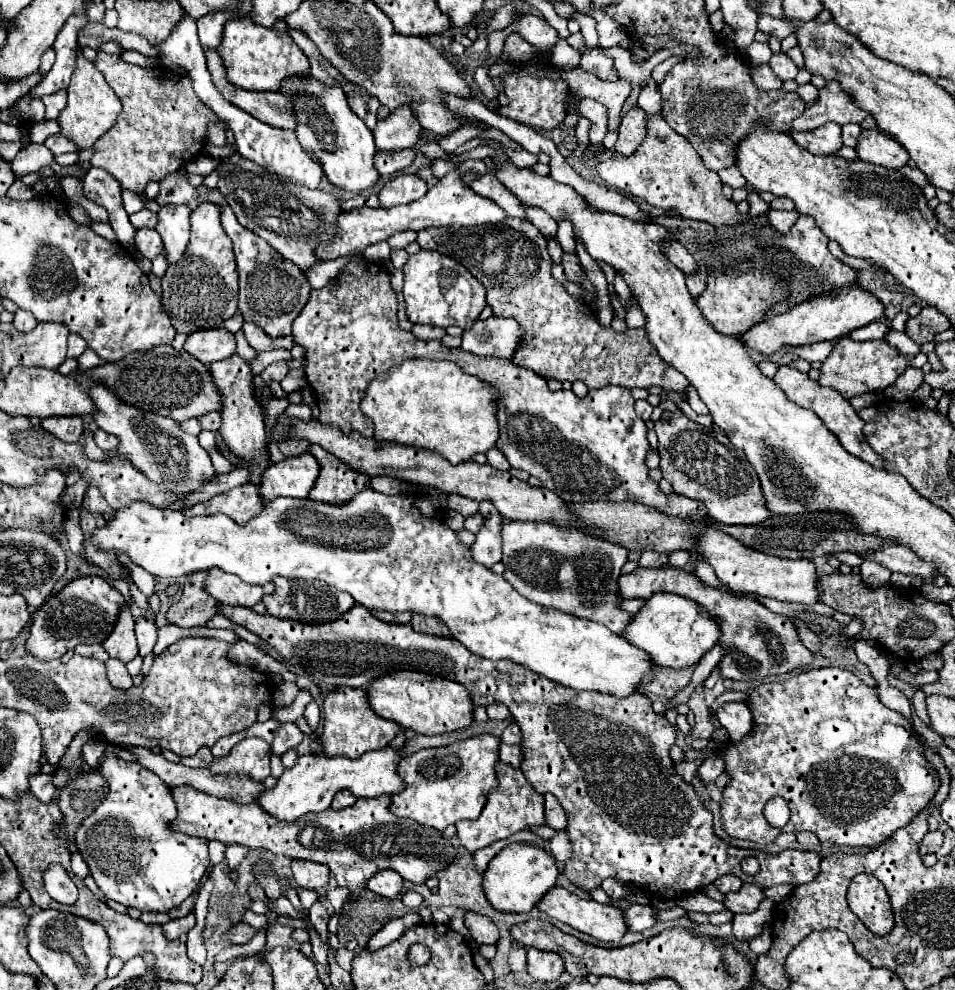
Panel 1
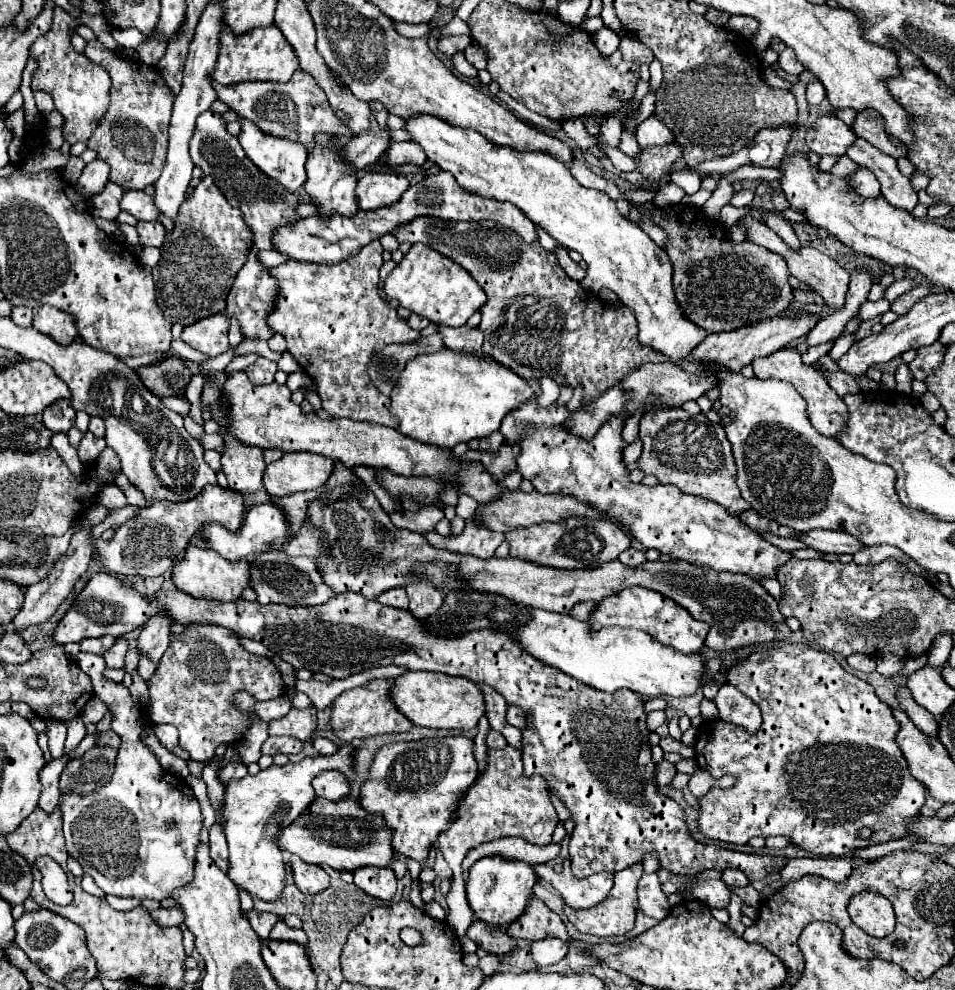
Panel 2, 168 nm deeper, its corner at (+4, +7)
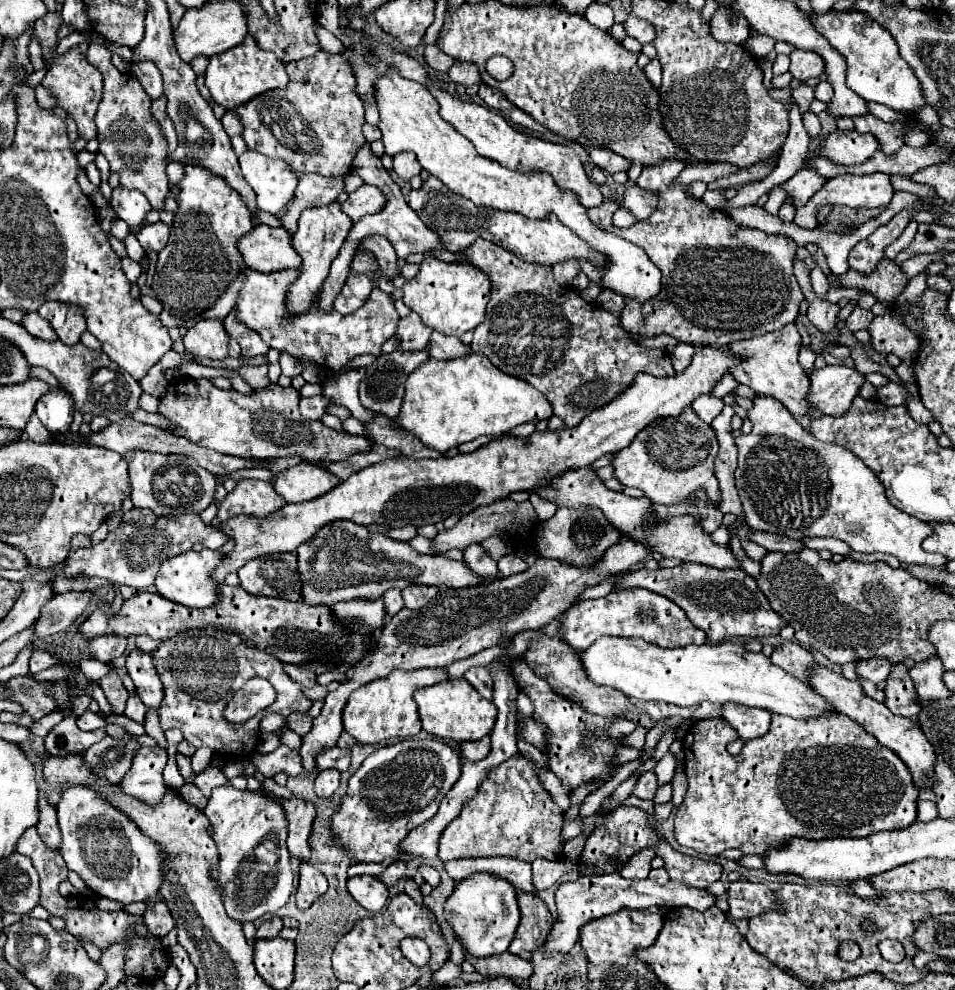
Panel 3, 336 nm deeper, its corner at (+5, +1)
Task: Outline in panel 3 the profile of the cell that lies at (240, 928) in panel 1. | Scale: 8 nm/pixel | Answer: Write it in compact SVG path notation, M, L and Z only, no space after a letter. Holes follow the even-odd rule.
M272 917L270 921L264 921L264 923L258 927L256 939L270 939L270 937L276 937L282 927L284 927L282 919L280 919L280 917Z

